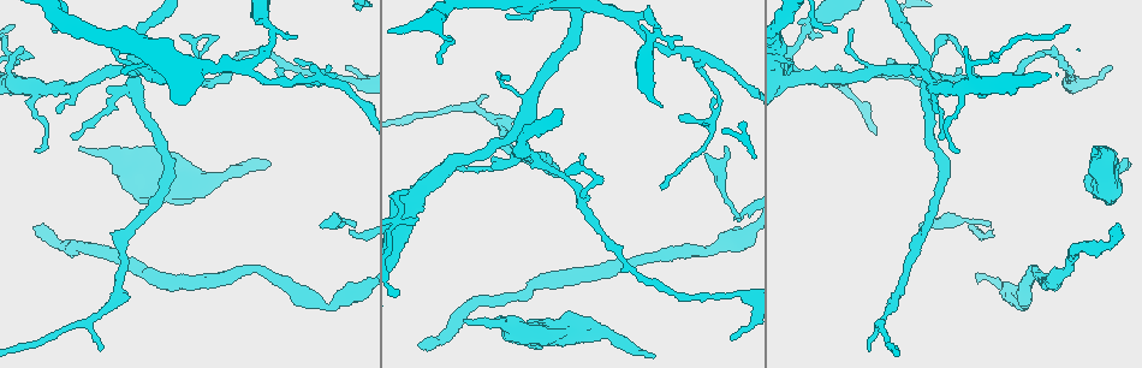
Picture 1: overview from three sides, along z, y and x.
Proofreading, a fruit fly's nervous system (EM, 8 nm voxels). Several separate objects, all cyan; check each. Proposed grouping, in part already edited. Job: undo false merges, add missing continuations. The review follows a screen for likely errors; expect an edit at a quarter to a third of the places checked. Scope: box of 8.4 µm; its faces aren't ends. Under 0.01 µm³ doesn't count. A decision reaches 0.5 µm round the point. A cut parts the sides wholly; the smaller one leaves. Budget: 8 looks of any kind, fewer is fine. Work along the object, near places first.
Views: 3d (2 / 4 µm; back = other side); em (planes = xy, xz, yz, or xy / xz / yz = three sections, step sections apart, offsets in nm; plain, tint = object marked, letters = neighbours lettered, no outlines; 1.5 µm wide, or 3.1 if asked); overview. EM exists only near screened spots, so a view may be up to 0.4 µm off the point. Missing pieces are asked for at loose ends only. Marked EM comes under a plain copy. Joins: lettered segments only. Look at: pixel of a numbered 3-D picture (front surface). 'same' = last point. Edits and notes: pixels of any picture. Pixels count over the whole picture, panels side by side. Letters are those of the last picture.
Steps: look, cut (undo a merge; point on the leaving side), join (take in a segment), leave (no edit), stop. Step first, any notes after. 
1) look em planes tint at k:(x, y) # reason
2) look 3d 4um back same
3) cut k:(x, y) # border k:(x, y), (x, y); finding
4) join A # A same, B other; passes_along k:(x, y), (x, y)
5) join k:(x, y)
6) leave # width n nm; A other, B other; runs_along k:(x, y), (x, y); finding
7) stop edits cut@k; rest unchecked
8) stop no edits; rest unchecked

look em planes letters at 1:(660, 186) # branch stops here

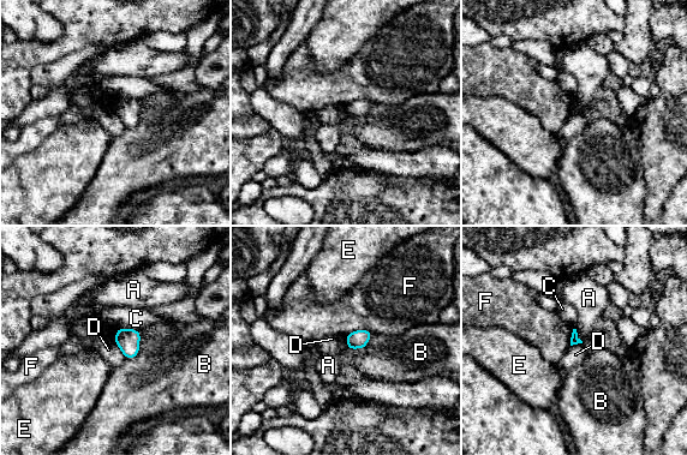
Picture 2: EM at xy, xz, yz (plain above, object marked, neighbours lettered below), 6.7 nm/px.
leave # A other, B other, C other, D other, E other, F other; border 2:(113, 341), (126, 358); no lettered segment goes on from it

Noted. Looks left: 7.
look 3d 2um at 1:(421, 345) # branch stops here

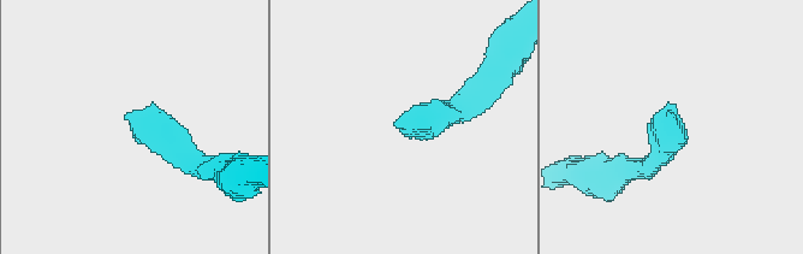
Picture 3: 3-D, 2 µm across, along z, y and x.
look em xz step 8 letters at 3:(129, 113) # shape alone is not enough

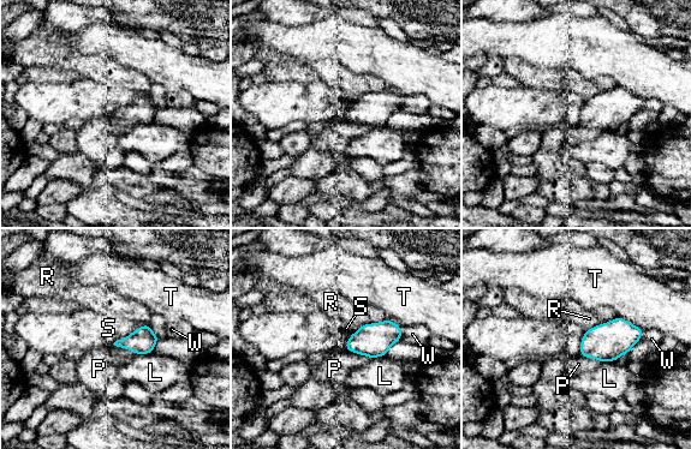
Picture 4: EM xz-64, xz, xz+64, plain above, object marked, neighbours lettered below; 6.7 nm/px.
join P # width 150 nm; L other, P same, R other, S other, T other, W other; the neuron continues

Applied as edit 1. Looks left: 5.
look overview # redraw

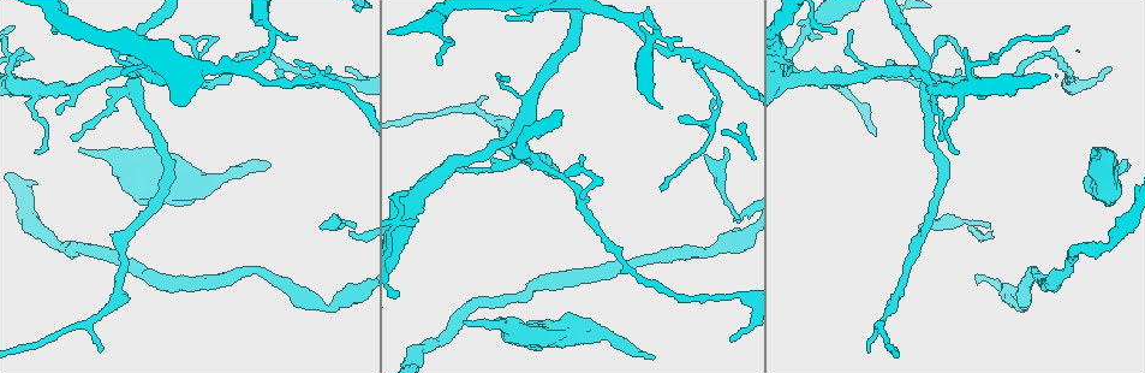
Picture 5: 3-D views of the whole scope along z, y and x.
look em planes letters at 5:(1093, 147) # an open end

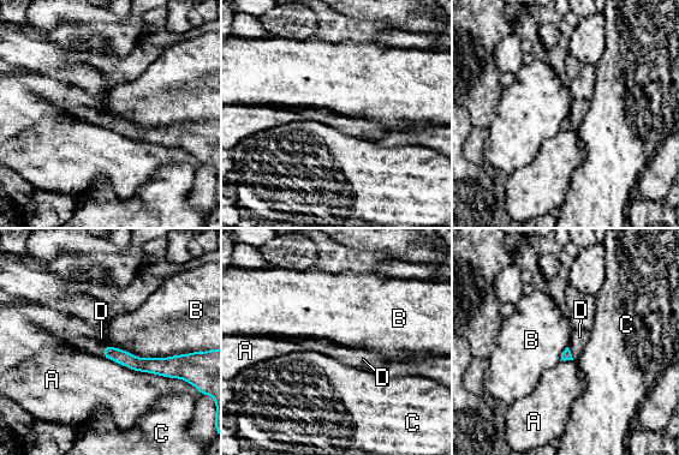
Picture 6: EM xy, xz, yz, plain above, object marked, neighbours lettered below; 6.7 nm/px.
join D # A other, B other, C other, D same; passes_along 6:(566, 354), (570, 353), (579, 336); the neuron continues

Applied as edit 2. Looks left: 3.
stop edits join@4, join@6; rest unchecked

